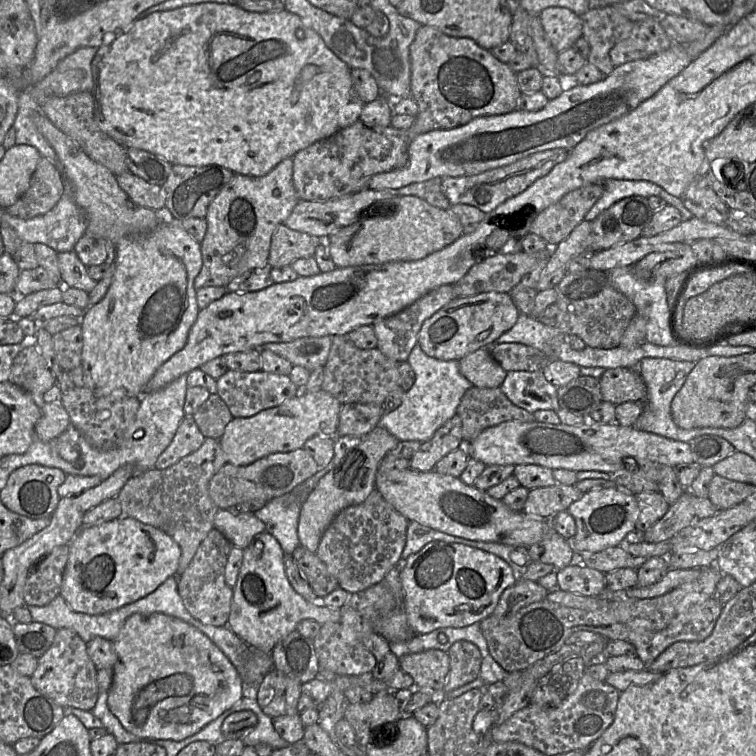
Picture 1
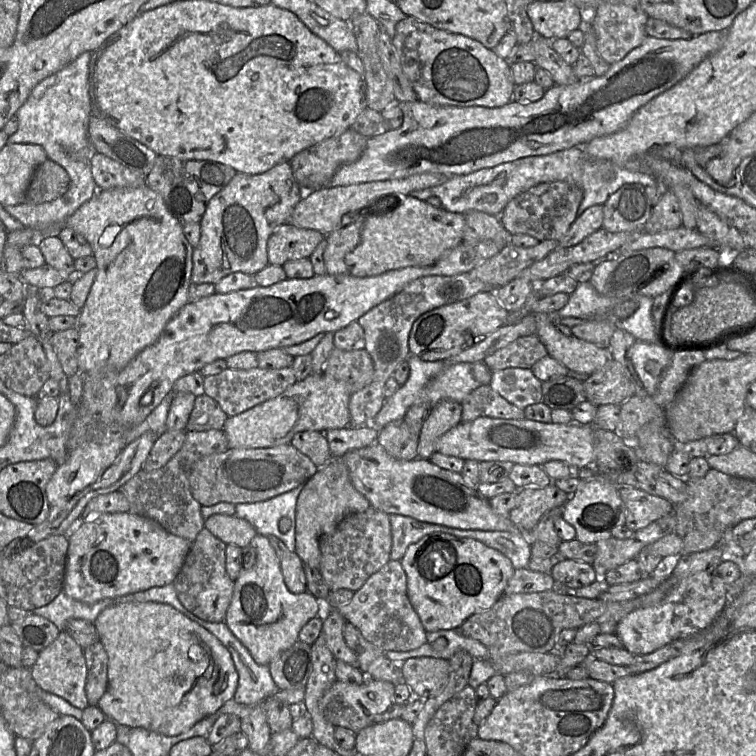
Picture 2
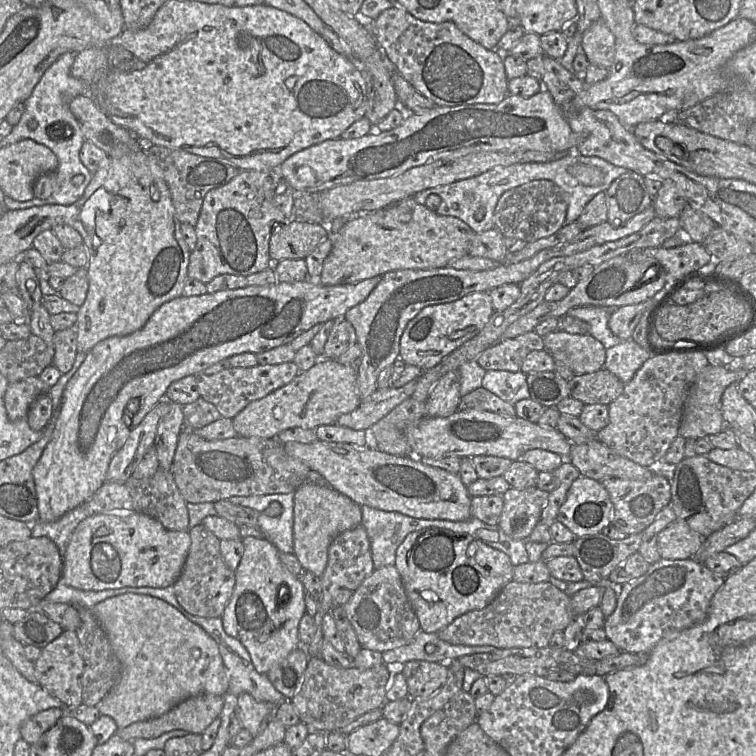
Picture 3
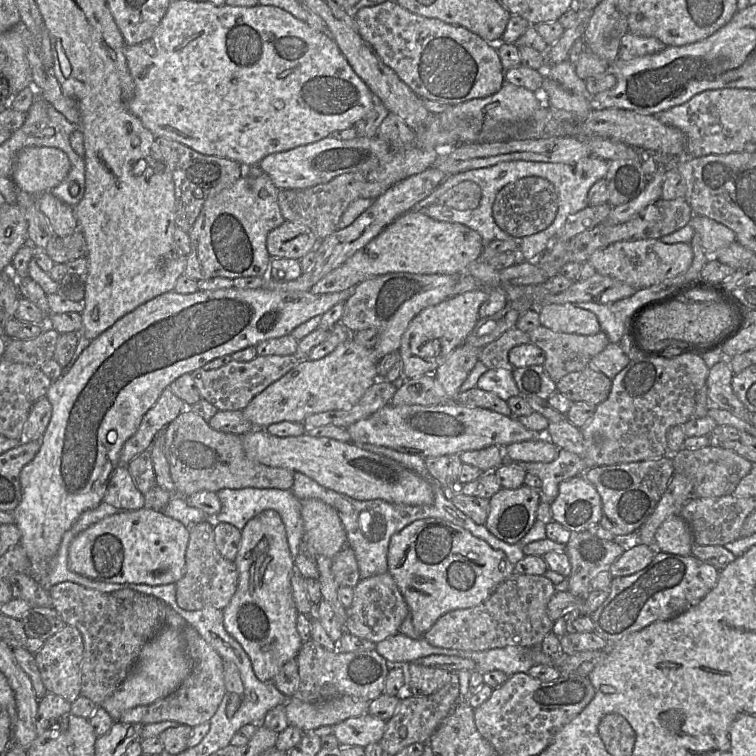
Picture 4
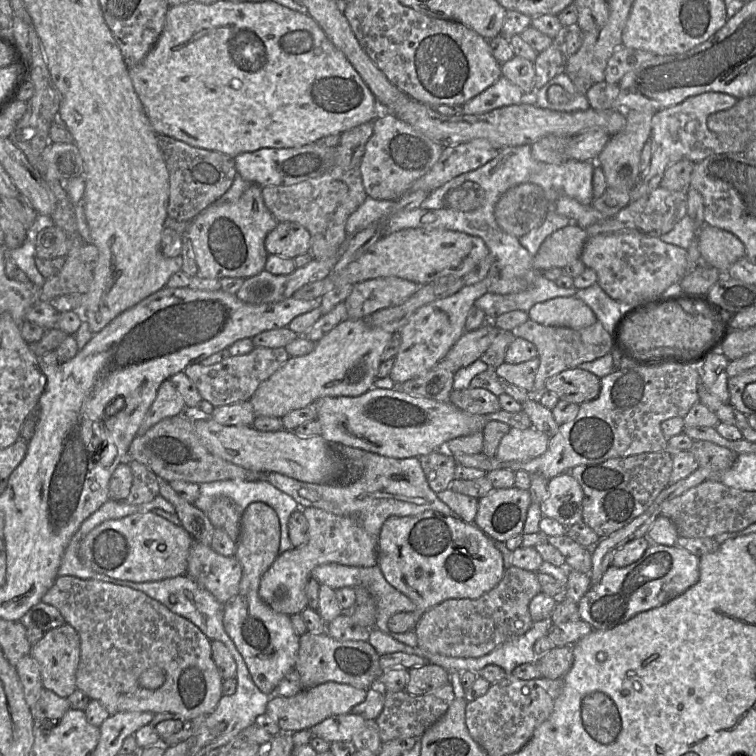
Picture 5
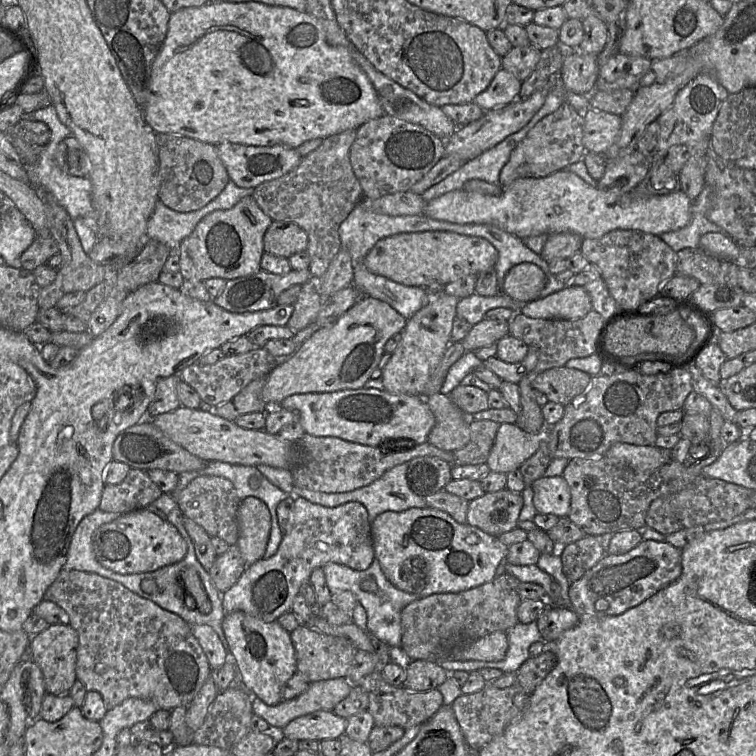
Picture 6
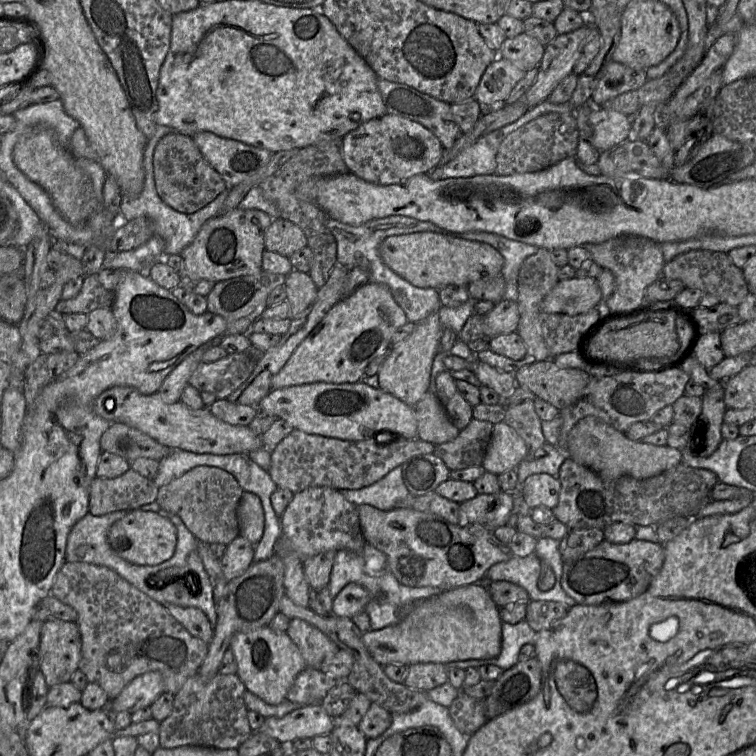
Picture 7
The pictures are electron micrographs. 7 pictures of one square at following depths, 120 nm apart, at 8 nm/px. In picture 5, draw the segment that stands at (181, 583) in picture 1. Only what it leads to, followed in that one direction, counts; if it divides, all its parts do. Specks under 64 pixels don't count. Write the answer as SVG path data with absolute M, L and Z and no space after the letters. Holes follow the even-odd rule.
M194 541L186 575L225 605L238 593L242 567L235 555L222 556L211 546Z

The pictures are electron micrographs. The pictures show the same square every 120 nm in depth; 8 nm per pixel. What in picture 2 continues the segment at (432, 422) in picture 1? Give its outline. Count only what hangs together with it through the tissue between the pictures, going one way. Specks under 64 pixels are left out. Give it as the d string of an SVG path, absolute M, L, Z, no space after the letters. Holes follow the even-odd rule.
M409 355L407 363L410 367L409 377L406 383L399 387L397 392L386 402L373 422L367 426L380 431L386 425L402 421L413 405L427 405L431 408L435 404L444 400L452 400L461 404L462 400L480 384L472 374L471 363L447 364L440 361L423 361L415 355Z

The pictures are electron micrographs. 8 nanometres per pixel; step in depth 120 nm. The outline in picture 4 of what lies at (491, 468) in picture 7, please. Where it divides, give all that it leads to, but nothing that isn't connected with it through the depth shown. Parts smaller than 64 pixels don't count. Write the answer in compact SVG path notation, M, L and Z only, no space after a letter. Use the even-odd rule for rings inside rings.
M548 438L512 443L504 447L505 459L510 462L552 462L559 448Z

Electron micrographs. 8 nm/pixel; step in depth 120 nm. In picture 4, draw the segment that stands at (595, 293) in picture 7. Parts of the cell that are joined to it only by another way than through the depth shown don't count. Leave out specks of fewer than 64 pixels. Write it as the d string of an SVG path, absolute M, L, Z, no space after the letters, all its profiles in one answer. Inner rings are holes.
M549 303L538 309L542 326L554 332L595 335L601 331L597 316L574 303Z

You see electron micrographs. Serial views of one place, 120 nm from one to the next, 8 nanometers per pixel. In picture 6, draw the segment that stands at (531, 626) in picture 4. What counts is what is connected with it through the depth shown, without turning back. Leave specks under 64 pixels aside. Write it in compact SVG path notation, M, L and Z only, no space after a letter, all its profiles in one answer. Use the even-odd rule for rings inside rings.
M505 572L487 583L462 592L436 593L411 602L401 611L401 648L406 658L434 660L439 658L444 642L453 637L471 642L495 631L507 632L519 622L519 584L520 580Z

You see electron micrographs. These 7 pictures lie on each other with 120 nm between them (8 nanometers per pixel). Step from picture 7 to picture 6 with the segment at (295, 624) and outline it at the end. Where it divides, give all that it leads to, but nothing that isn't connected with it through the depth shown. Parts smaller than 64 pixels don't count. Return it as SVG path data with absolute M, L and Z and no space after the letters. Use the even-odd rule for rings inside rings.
M301 624L290 633L296 652L297 672L310 683L327 679L346 678L349 667L358 649L347 638L321 633Z

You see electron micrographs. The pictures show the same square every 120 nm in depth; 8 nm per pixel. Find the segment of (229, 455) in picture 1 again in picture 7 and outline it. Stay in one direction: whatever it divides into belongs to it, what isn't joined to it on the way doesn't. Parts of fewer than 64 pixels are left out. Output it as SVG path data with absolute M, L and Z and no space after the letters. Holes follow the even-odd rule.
M369 281L351 295L343 297L330 309L274 376L271 381L271 390L316 382L341 384L361 381L368 364L376 357L388 353L393 333L407 322L405 312L396 303L389 288Z

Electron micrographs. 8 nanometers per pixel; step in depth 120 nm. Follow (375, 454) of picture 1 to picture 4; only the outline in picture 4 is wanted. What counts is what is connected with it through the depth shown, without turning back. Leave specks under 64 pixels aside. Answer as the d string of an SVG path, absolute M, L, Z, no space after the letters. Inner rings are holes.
M321 500L301 501L304 534L300 552L314 559L319 555L333 559L348 545L346 531L337 511Z

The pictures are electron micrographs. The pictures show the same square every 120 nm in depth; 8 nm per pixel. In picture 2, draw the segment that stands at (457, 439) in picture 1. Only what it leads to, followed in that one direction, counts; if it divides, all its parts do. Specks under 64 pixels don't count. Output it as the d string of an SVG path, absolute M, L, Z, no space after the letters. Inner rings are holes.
M452 400L440 401L429 410L429 413L423 422L422 428L418 437L417 455L418 458L423 460L429 460L435 450L436 441L447 431L455 427L461 422L461 404Z

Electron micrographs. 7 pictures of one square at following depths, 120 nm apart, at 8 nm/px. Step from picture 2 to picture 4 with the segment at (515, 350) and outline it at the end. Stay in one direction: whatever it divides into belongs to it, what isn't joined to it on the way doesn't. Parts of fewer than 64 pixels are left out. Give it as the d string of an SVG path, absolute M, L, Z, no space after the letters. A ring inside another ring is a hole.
M514 327L483 347L479 355L479 360L488 369L502 368L512 371L514 367L508 359L509 351L515 346L528 343L531 343L528 333Z

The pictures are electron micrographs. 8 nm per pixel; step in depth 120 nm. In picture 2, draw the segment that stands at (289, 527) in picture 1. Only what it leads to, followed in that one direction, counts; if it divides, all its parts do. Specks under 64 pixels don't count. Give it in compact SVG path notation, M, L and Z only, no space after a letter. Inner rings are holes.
M299 485L269 500L235 504L235 515L247 520L259 535L276 536L289 551L295 552L295 512L297 499L303 486ZM282 518L288 518L291 522L290 529L286 532L281 532L279 529Z

